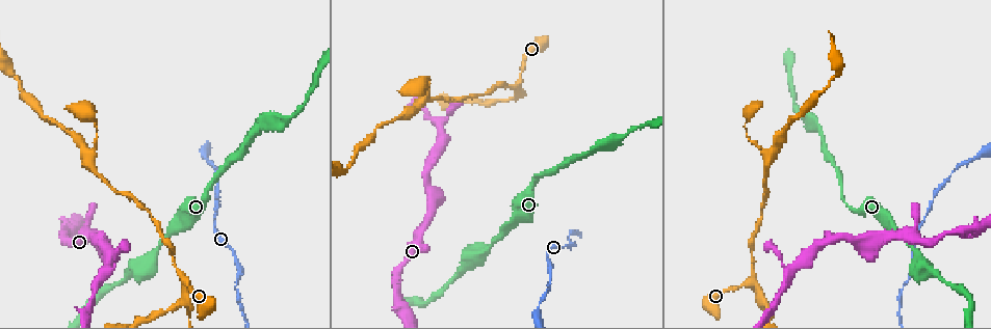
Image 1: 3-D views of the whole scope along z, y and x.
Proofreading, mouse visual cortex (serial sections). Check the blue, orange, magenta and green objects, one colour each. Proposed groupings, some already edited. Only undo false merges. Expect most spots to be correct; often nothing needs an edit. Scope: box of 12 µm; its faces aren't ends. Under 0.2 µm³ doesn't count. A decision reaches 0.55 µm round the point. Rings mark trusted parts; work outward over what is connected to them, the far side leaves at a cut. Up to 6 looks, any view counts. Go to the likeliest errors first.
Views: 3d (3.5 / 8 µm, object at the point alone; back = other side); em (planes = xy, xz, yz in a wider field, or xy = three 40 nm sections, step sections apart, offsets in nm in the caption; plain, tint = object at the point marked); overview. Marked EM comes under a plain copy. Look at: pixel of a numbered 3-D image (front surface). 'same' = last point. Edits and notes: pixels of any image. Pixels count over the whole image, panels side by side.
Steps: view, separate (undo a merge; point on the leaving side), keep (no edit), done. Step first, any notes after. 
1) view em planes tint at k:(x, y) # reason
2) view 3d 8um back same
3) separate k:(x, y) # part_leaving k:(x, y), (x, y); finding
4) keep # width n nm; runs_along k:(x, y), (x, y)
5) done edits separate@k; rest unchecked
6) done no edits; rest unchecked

view 3d 3.5um at 1:(763, 298) # three-way junction

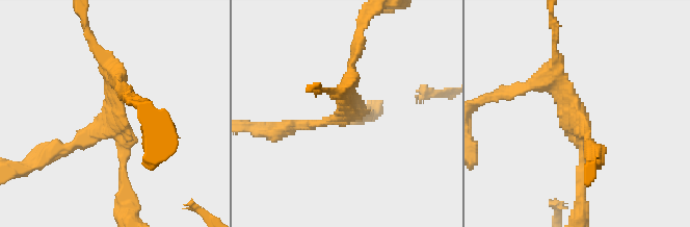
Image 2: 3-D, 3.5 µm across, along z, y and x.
view em xy step 5 tint at 2:(115, 121) # arms 3; arm_widths 150, 150, 200 nm; now the EM

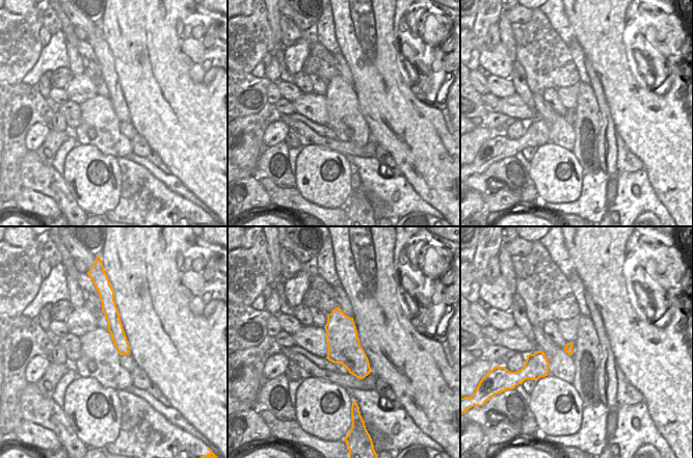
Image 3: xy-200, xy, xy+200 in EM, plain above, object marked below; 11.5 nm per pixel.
keep # runs_along 3:(106, 301), (121, 344), (126, 351); one cell here

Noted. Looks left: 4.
view 3d 3.5um at 1:(271, 122) # calibre changes

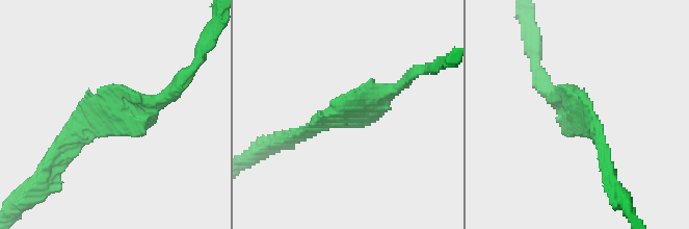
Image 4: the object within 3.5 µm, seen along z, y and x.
view em planes tint at 4:(343, 117)

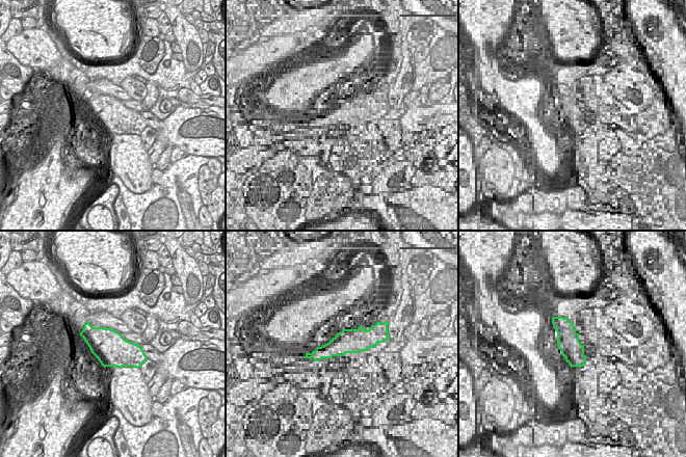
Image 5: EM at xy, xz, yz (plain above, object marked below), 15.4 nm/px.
keep # continuous, no second cell

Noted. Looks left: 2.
view 3d 3.5um at 1:(438, 126) # sudden change in width

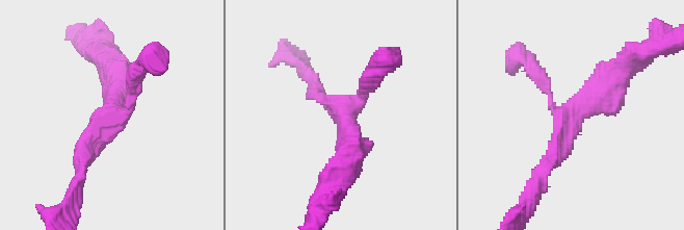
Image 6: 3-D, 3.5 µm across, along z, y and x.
view em xy step 3 tint at 6:(113, 114) # need the tissue

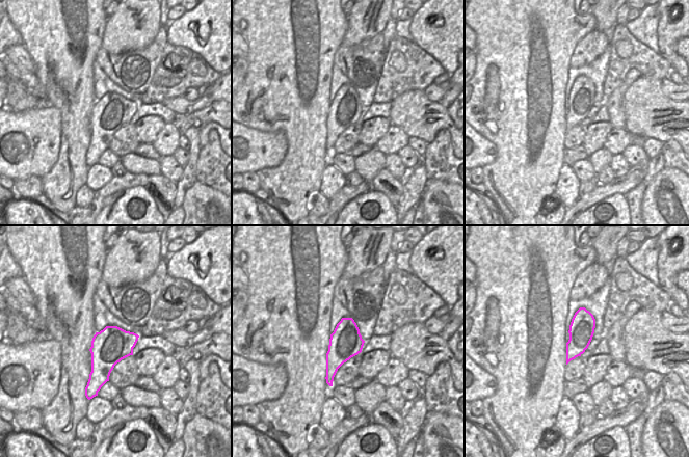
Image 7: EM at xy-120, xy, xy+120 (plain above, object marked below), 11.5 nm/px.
keep # width 380 nm; runs_along 6:(624, 67), (564, 124), (546, 169); one cell here

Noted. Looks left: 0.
done no edits; rest unchecked

